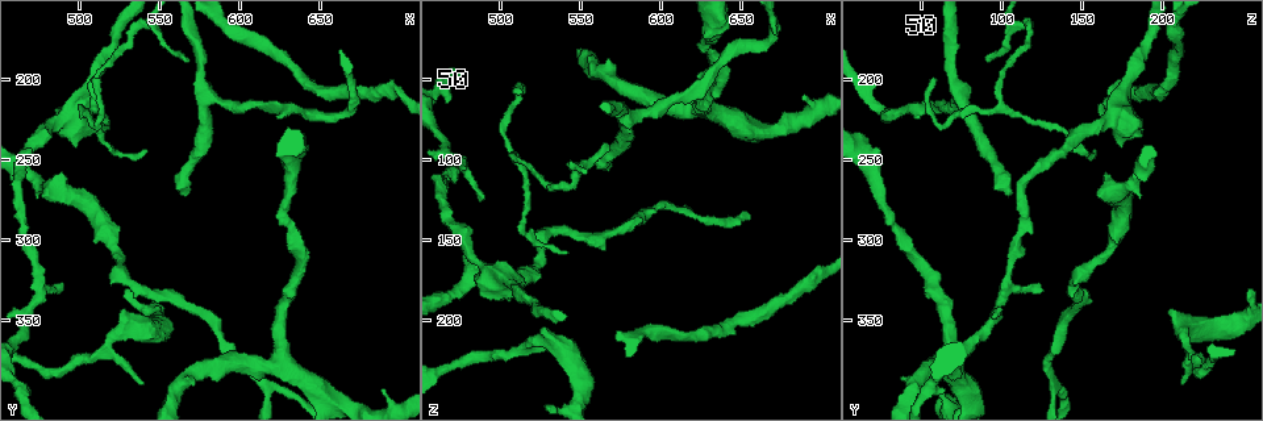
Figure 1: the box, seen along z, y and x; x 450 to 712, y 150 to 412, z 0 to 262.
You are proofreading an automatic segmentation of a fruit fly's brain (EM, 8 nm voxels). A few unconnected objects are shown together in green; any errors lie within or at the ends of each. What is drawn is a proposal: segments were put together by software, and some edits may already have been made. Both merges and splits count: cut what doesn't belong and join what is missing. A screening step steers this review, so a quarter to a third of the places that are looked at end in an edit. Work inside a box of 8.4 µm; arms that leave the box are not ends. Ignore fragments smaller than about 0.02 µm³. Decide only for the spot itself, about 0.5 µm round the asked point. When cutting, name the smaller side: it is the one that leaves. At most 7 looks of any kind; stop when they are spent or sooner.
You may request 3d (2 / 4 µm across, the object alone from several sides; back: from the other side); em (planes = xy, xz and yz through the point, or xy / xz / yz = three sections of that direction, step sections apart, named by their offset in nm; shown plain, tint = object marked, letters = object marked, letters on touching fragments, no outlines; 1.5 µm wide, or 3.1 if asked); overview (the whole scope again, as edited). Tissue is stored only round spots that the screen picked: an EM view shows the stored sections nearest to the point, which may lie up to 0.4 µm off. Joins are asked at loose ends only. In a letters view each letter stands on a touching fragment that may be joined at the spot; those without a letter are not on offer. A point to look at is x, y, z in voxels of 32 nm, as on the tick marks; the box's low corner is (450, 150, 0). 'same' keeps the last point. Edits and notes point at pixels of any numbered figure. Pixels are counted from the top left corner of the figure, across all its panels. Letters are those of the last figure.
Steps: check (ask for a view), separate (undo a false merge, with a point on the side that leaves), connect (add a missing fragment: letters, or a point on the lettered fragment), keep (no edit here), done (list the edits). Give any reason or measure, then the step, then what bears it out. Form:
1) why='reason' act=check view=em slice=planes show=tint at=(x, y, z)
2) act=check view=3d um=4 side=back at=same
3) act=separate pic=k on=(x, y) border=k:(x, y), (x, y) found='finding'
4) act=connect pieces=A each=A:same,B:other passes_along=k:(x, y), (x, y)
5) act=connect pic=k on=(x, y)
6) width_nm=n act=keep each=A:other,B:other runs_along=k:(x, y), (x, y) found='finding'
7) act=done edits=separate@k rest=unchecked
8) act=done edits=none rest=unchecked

act=check view=em slice=planes show=letters at=(538, 388, 214)

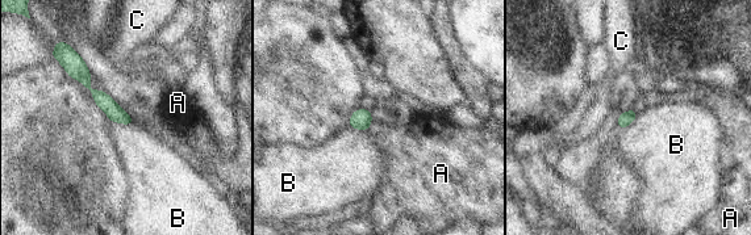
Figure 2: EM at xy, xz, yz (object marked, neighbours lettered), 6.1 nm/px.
longest_contact=B:140nm act=keep each=A:other,B:other,C:other found='no lettered fragment goes on from it'

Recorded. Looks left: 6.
why='a narrow waist' act=check view=3d um=2 at=(524, 314, 156)

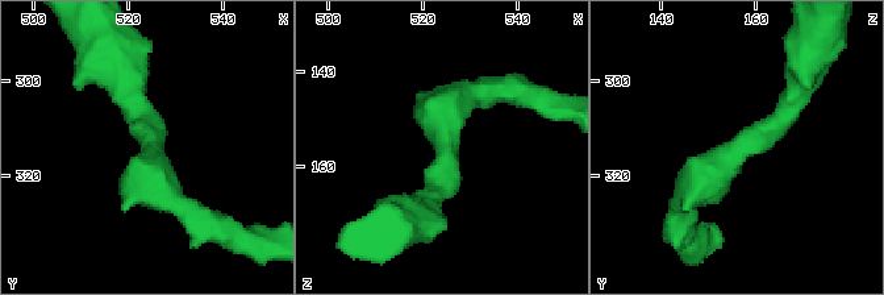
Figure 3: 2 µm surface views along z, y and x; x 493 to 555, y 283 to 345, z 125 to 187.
act=check view=em slice=xy step=4 show=tint at=(524, 316, 156)

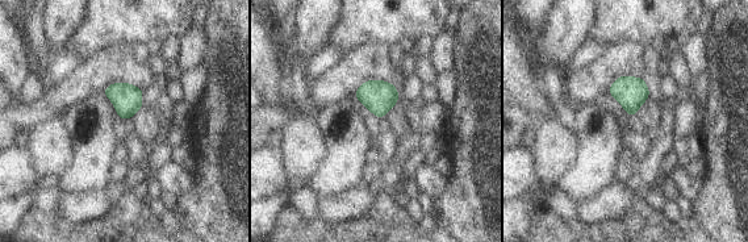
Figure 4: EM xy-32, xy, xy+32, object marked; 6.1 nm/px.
act=check view=em slice=planes show=letters at=same

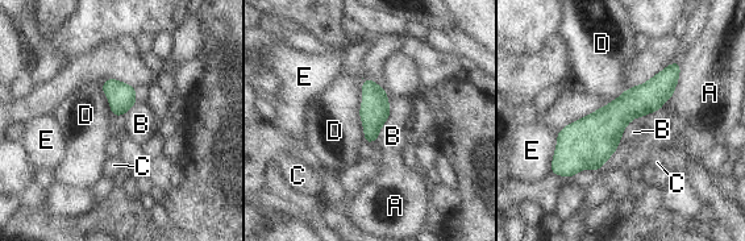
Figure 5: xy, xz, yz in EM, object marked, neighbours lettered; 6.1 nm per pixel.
act=keep each=A:other,B:other,C:other,D:other,E:other border=5:(361, 78), (359, 120), (365, 138) found='one neuron here'

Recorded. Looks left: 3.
why='branch stops here' act=check view=em slice=planes show=tint at=(566, 270, 106)

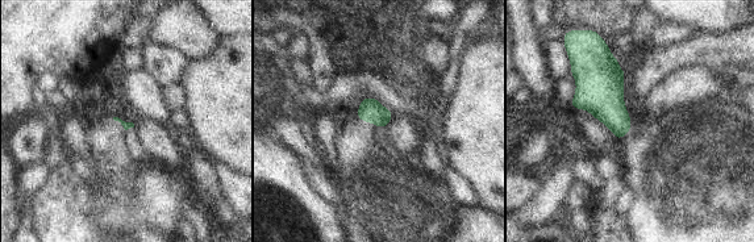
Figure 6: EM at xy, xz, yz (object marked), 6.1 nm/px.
why='what lies round it' act=check view=em slice=planes show=letters at=same

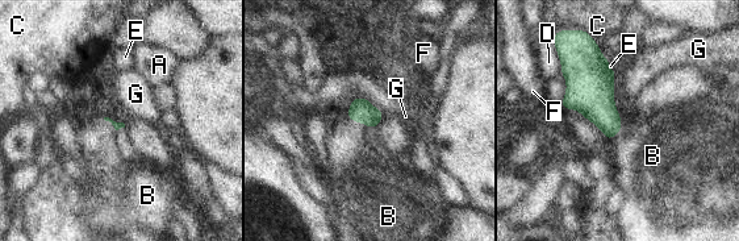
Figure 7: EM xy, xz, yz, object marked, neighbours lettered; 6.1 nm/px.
act=connect pieces=B each=A:other,B:same,C:other,D:other,E:other,F:other,G:other passes_along=7:(360, 111), (359, 121), (351, 161) found='the neuron continues'

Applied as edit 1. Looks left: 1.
act=done edits=connect@7 rest=unchecked

